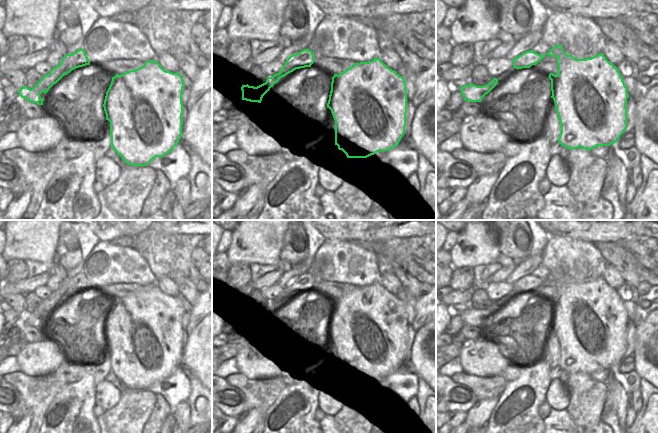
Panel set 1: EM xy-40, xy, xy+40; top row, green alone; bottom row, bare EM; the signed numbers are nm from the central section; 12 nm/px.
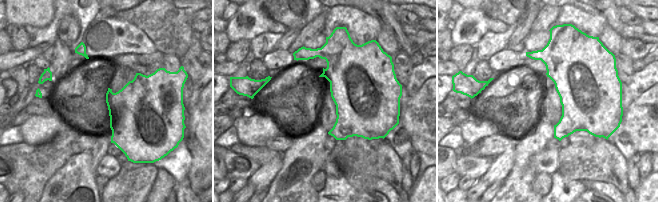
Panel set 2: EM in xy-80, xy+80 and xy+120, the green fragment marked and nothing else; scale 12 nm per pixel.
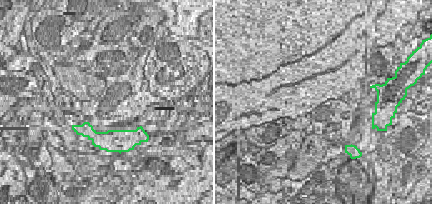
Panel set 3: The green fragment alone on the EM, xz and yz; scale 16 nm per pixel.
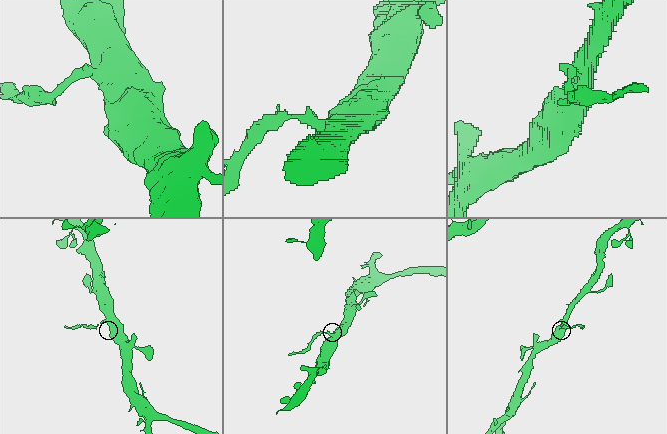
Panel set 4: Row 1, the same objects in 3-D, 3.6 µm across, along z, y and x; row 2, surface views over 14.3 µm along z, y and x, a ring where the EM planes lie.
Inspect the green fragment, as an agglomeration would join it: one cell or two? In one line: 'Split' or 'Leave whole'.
Split

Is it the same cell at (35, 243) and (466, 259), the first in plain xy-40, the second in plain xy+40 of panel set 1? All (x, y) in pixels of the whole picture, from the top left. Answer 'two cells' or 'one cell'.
one cell

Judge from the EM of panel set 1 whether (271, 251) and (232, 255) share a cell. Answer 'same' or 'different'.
same

